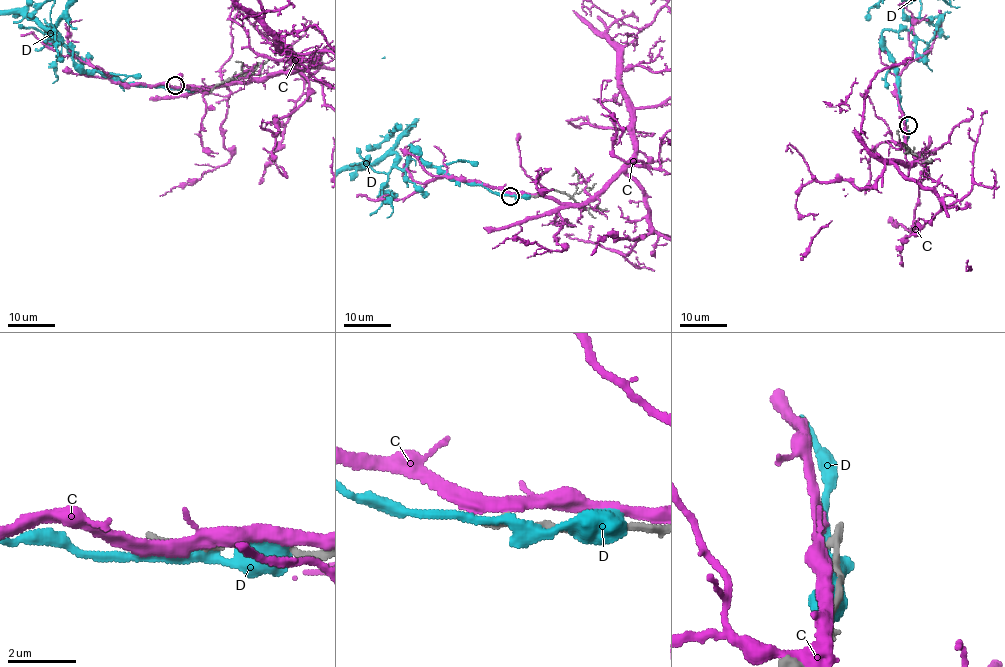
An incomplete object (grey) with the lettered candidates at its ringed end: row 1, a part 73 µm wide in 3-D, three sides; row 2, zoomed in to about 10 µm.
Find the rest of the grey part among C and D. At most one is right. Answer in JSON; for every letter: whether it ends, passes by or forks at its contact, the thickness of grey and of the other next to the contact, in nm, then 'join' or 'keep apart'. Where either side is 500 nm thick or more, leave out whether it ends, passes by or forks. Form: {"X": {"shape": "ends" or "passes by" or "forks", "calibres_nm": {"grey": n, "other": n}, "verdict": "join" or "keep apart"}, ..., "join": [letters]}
{"C": {"shape": "forks", "calibres_nm": {"grey": 240, "other": 280}, "verdict": "keep apart"}, "D": {"shape": "passes by", "calibres_nm": {"grey": 170, "other": 360}, "verdict": "keep apart"}, "join": []}

